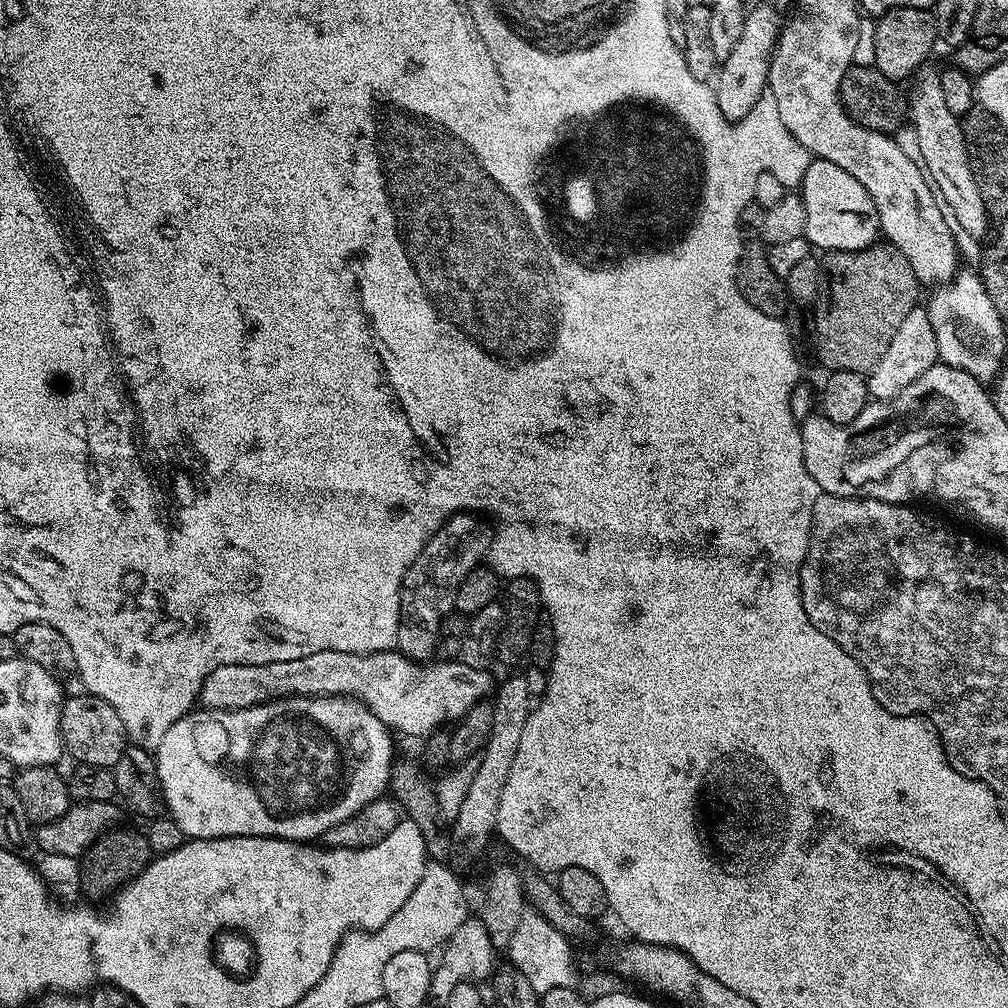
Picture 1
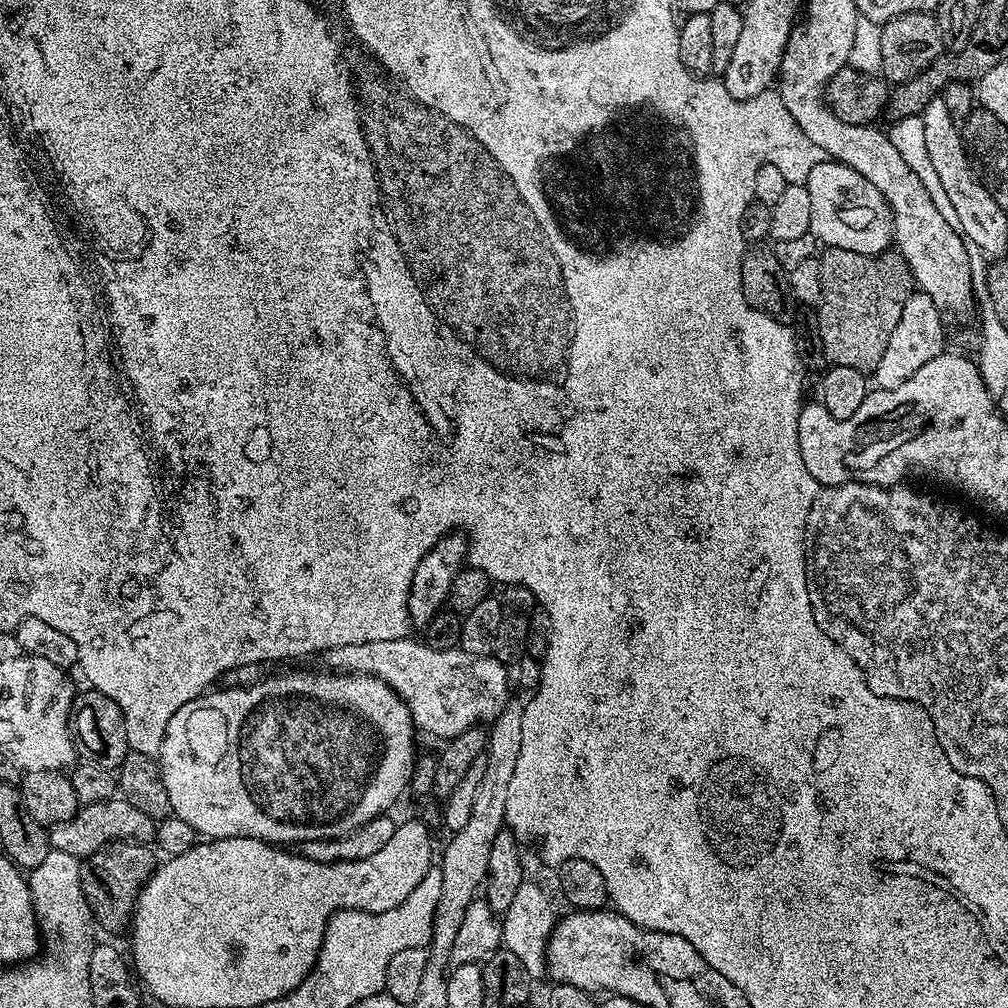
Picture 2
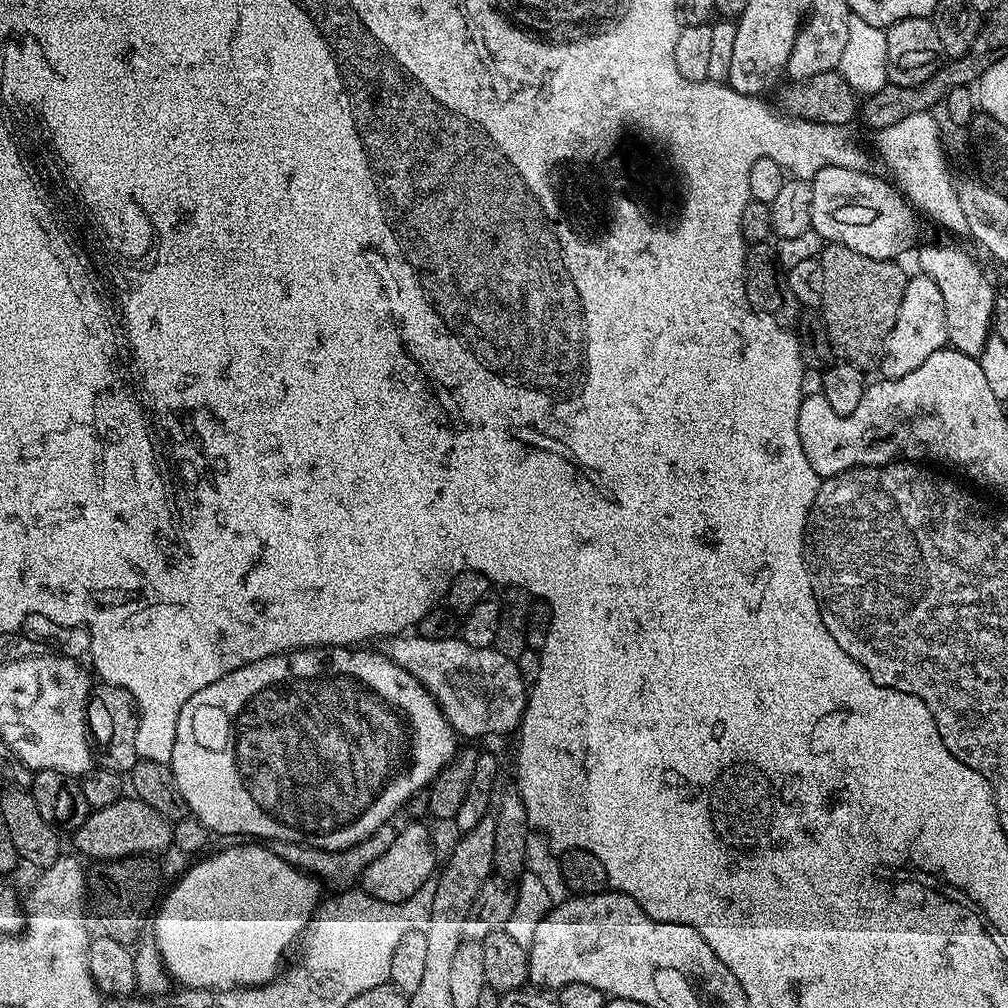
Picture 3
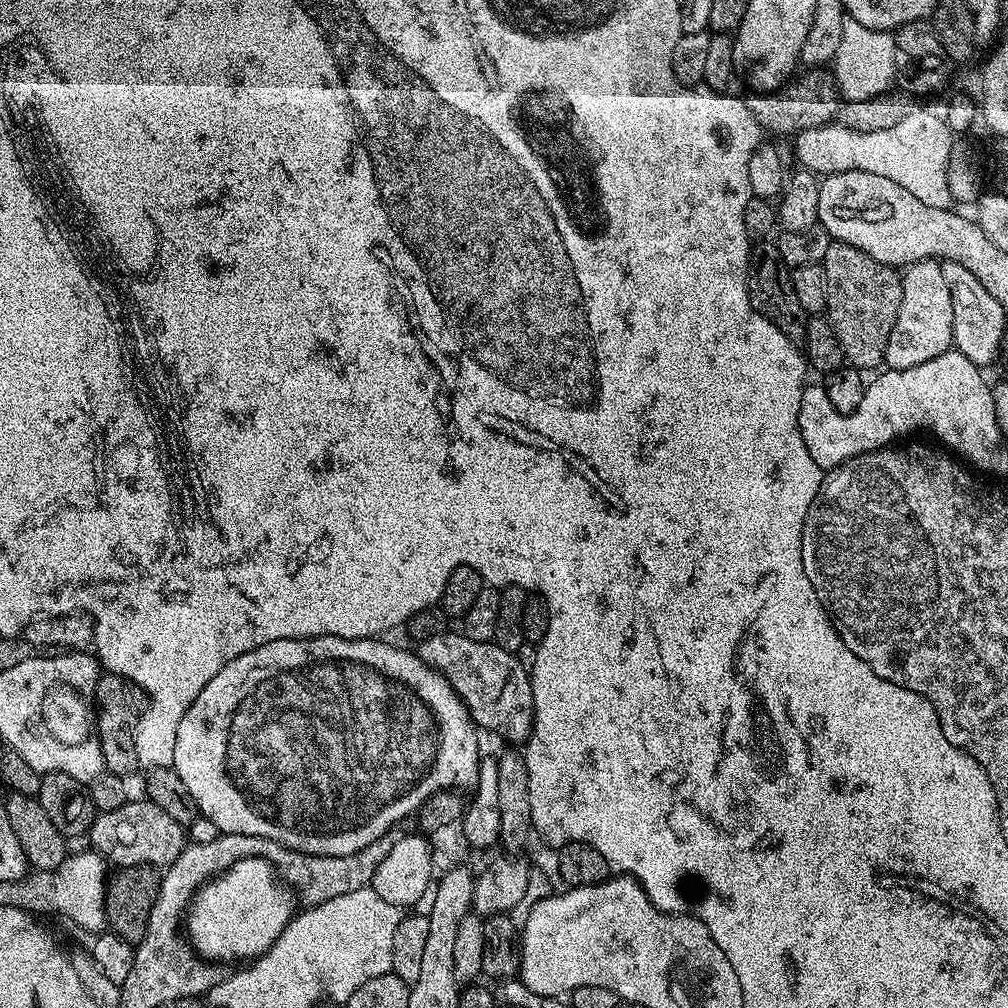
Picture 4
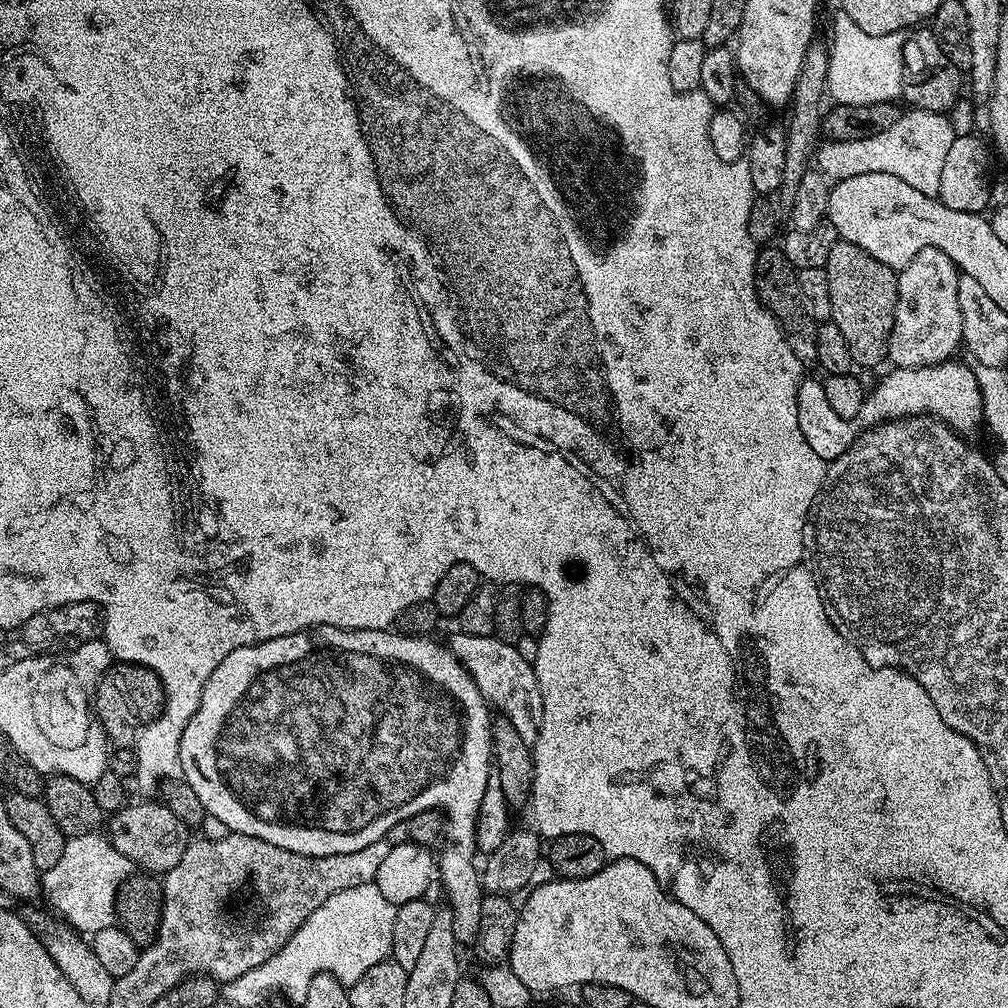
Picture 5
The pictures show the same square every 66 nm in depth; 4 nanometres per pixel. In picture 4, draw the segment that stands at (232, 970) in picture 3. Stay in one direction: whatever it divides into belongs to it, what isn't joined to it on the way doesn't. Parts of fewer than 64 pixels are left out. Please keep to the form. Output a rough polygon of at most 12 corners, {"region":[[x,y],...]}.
{"region":[[270,861],[197,890],[186,936],[205,961],[252,962],[294,917]]}

